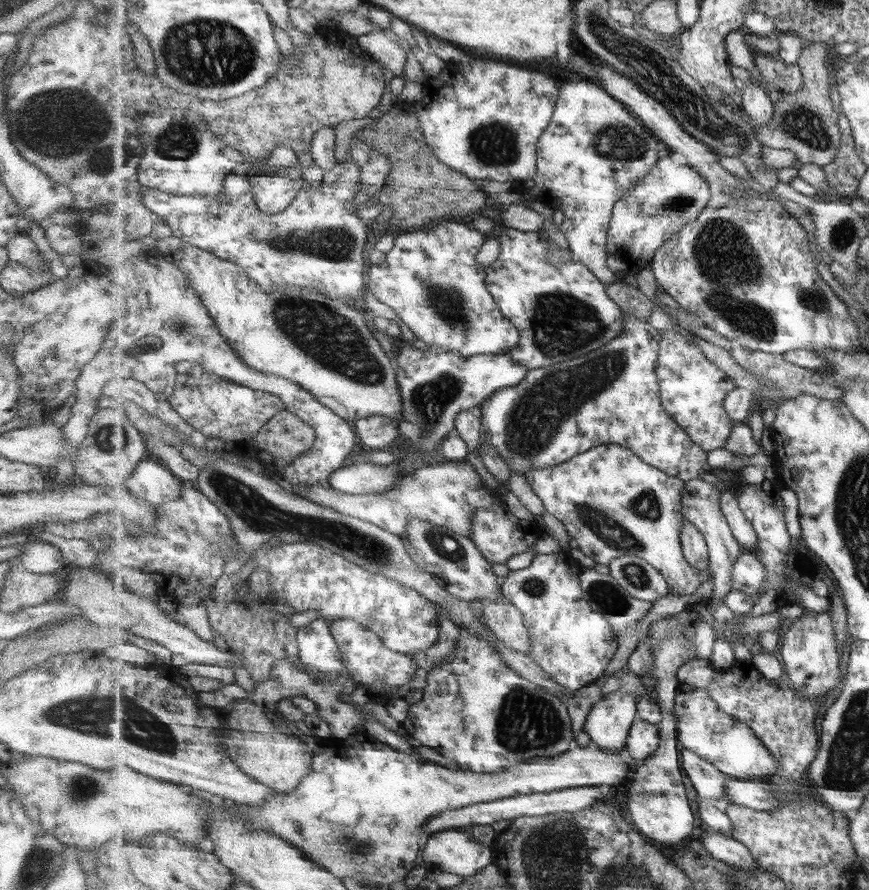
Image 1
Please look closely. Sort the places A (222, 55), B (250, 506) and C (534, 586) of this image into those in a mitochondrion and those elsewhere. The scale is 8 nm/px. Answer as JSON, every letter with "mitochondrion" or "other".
{"A":"mitochondrion","B":"mitochondrion","C":"mitochondrion"}

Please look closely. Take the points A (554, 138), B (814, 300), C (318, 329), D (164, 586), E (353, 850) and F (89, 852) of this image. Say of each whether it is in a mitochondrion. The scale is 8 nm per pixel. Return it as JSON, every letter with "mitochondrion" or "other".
{"A":"other","B":"mitochondrion","C":"mitochondrion","D":"other","E":"mitochondrion","F":"other"}

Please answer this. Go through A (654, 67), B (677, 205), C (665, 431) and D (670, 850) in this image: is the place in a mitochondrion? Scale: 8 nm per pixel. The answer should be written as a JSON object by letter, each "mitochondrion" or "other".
{"A":"mitochondrion","B":"mitochondrion","C":"other","D":"other"}

